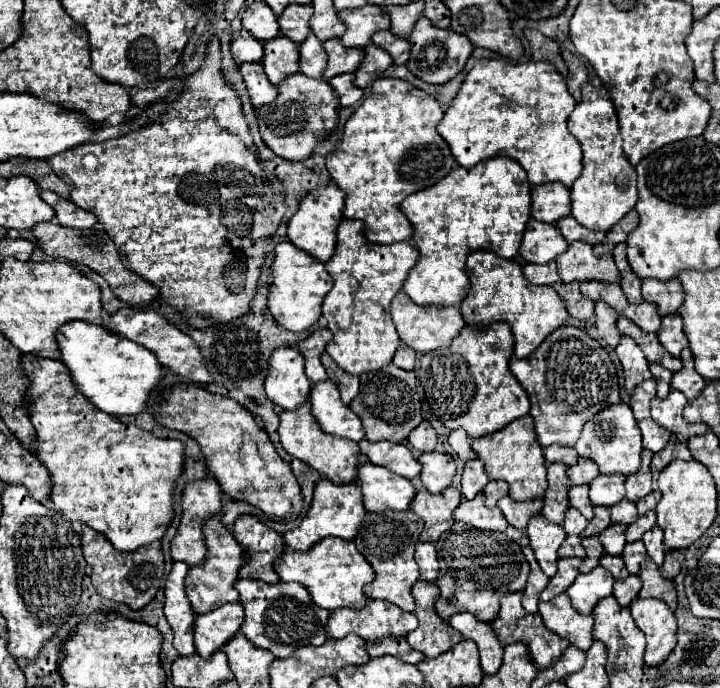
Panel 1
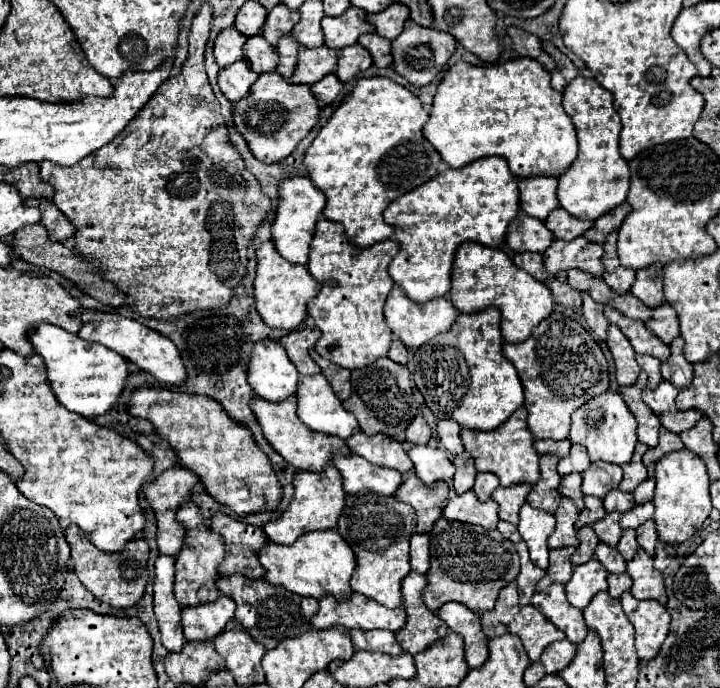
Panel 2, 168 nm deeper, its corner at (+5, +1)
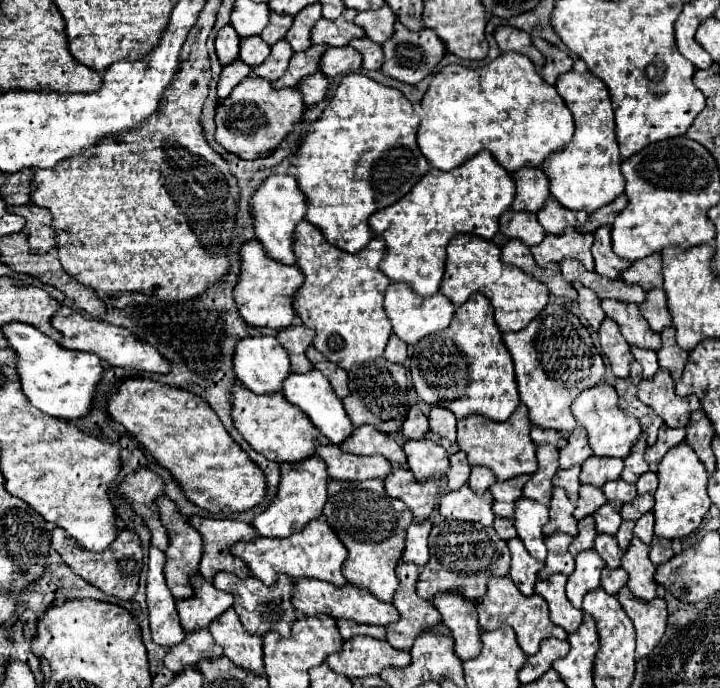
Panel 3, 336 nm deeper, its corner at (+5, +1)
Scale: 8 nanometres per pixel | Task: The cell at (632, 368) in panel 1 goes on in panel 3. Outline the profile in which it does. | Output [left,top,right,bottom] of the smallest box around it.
[599,318,633,378]

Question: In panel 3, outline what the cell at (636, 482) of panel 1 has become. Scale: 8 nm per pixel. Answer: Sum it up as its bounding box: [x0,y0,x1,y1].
[621,434,649,484]

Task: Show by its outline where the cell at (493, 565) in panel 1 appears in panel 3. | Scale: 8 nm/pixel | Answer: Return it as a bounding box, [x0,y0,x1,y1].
[417,520,509,600]

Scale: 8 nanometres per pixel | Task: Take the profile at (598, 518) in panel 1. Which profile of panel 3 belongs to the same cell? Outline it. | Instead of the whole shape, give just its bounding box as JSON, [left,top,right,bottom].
[573,484,607,520]

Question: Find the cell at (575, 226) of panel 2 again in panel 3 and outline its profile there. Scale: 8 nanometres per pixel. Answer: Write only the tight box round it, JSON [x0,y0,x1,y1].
[537,198,581,234]

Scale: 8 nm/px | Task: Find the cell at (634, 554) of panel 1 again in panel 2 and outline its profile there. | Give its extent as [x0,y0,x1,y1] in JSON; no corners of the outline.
[617,530,637,560]

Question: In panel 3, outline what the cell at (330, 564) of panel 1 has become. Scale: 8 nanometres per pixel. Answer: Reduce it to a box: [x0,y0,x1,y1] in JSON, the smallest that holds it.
[231,518,347,586]

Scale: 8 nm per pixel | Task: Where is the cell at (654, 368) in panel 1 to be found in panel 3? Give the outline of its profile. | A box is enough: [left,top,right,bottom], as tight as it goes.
[631,346,659,378]

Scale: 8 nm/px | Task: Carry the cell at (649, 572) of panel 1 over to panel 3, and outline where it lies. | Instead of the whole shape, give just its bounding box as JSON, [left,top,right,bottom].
[621,538,657,600]

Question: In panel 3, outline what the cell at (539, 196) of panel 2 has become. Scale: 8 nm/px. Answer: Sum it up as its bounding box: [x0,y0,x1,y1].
[511,166,551,212]

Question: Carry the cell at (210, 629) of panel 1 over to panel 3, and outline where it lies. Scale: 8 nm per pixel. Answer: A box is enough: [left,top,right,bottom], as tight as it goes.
[177,574,233,632]

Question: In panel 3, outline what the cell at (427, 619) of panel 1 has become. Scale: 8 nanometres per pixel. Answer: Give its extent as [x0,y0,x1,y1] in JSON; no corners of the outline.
[385,562,441,650]

